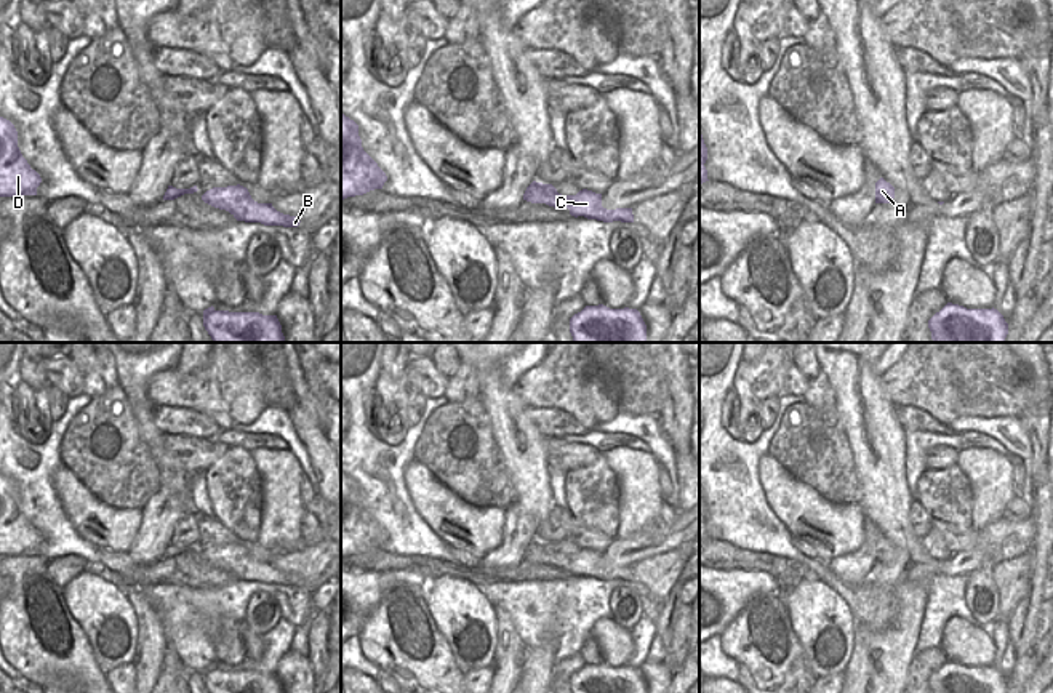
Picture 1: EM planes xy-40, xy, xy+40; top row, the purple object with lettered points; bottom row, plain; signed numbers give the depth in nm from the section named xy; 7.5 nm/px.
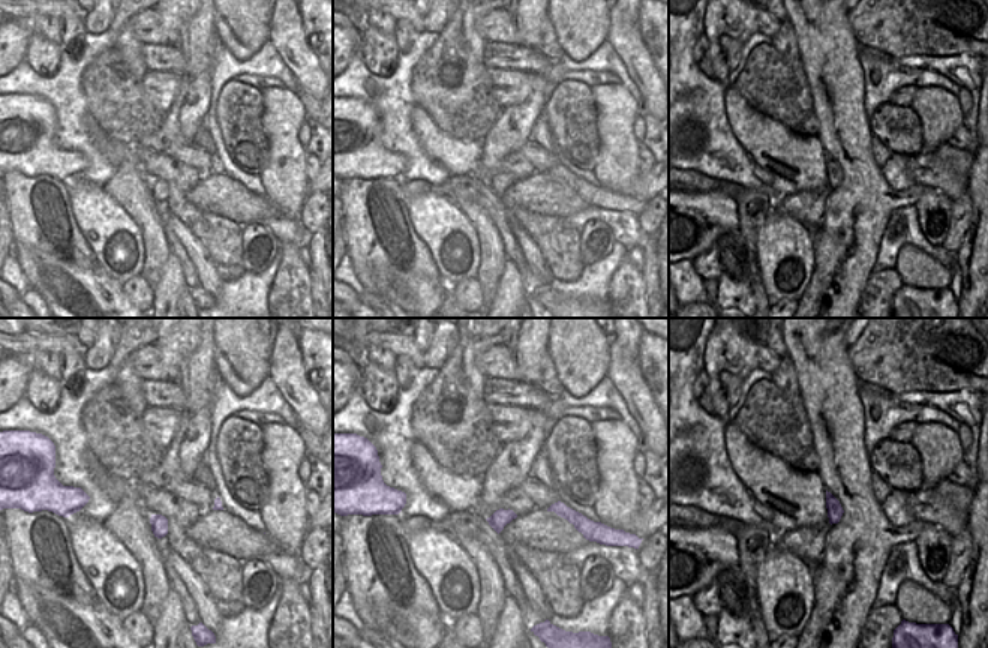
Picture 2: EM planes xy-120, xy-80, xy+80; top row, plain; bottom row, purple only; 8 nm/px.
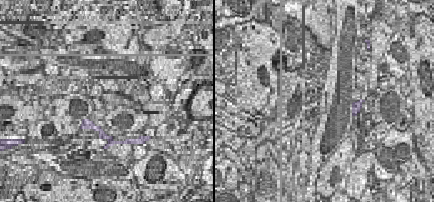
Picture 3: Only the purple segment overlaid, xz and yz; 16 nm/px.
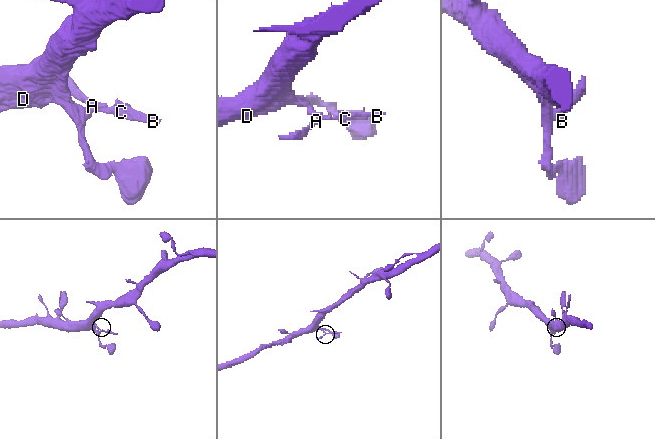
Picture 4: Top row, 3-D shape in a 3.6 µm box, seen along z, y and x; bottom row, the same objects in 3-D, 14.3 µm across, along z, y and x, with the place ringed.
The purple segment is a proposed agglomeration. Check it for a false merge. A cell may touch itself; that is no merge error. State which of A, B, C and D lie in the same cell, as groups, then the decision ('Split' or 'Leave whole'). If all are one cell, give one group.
Groups: A B C D. Leave whole.

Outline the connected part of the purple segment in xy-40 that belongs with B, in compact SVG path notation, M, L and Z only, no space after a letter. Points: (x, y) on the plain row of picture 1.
M240 543L213 546L202 554L202 559L214 567L229 570L237 579L283 586L298 586L301 581L296 575L277 570L272 562L254 560L248 547Z

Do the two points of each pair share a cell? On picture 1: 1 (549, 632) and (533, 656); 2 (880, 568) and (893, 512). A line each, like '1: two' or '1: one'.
1: one
2: one

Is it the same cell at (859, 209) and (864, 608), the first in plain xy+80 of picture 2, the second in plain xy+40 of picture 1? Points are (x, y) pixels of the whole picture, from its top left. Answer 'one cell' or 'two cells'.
two cells

